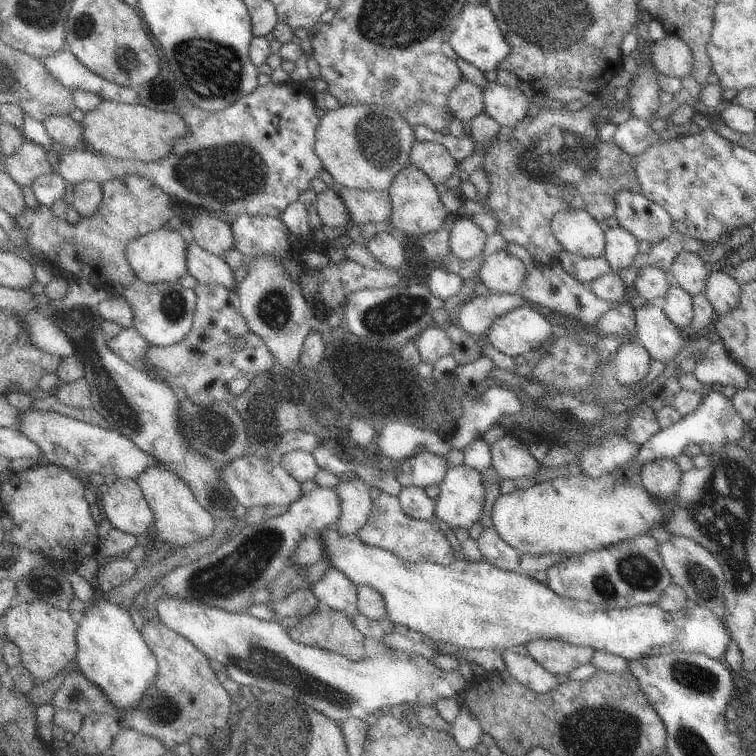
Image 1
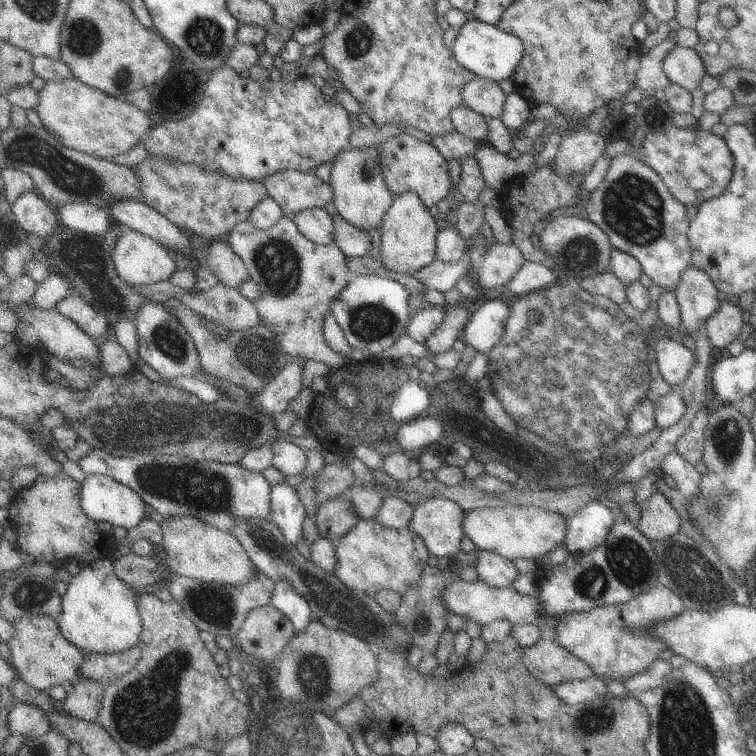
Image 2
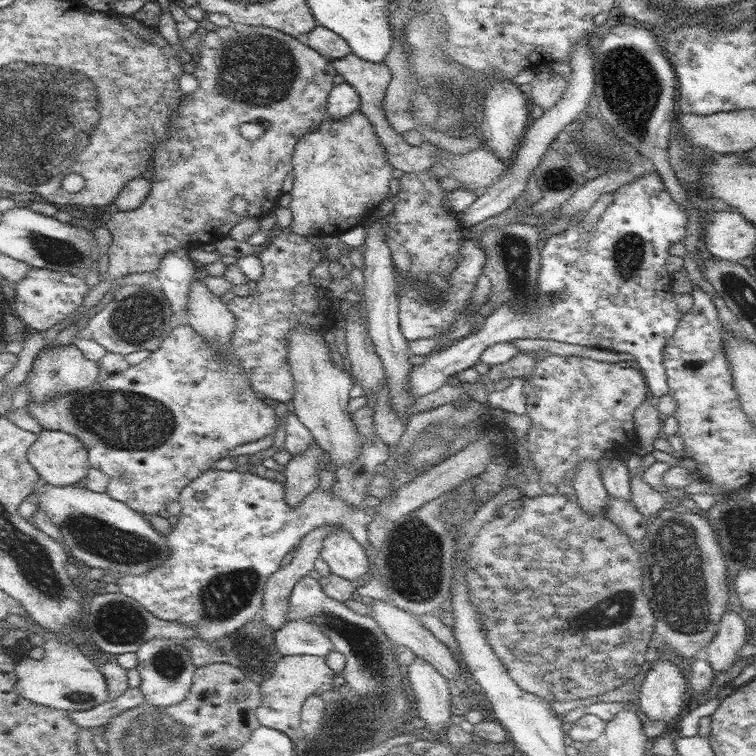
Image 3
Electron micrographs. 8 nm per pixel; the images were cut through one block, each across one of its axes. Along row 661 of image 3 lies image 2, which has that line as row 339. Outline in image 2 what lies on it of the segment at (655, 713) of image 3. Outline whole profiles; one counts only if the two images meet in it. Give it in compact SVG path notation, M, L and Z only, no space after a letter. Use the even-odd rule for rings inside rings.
M669 338L658 340L654 350L664 380L672 386L682 385L694 366L694 354L682 343Z

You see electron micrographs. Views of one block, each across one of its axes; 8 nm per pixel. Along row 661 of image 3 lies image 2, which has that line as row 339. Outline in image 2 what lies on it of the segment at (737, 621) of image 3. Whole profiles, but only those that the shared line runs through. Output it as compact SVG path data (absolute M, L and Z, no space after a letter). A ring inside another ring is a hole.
M734 299L720 301L718 310L708 318L705 324L711 346L718 350L724 350L726 346L730 346L734 340L738 339L744 323L742 311Z

